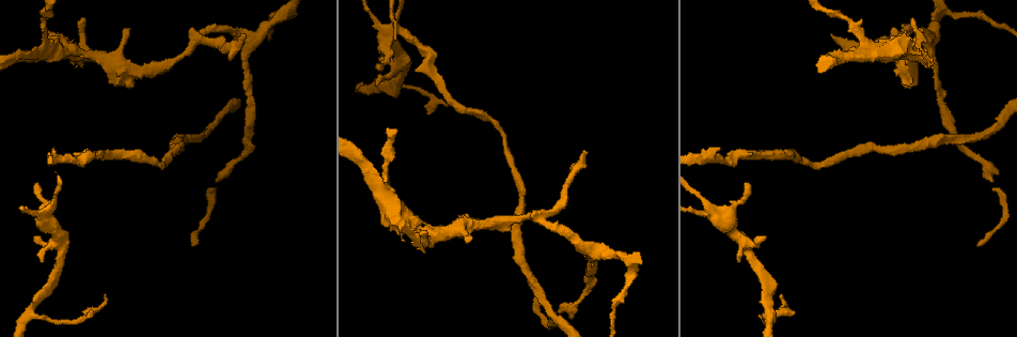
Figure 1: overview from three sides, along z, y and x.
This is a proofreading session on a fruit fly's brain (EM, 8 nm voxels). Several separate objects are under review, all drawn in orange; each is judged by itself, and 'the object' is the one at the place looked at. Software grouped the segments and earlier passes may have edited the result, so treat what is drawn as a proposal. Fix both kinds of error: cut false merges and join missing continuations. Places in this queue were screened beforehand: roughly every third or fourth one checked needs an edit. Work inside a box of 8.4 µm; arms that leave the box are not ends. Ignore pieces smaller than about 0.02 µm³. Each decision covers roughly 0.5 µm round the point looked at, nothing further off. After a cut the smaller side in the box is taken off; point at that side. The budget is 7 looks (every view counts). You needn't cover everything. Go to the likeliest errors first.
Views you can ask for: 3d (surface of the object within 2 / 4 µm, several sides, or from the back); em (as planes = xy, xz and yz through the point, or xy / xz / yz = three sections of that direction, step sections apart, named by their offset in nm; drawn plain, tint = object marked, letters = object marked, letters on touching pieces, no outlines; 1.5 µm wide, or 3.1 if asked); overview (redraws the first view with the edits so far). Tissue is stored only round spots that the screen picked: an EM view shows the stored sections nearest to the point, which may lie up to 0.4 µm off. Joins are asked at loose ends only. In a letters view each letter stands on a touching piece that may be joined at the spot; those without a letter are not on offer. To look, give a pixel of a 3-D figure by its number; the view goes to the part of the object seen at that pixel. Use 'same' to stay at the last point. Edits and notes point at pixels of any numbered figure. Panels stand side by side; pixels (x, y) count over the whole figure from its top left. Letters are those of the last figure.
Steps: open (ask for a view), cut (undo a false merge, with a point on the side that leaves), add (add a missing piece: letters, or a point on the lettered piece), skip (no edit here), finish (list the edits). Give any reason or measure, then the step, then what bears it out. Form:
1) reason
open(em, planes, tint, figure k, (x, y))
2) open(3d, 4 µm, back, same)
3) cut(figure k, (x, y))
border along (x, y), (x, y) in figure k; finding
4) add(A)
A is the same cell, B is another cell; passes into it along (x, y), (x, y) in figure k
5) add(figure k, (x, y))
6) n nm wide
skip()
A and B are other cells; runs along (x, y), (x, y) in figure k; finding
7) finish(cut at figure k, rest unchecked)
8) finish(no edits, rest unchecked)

branch stops here
open(em, 3.1 µm, xy, step 8, letters, figure 1, (584, 152))

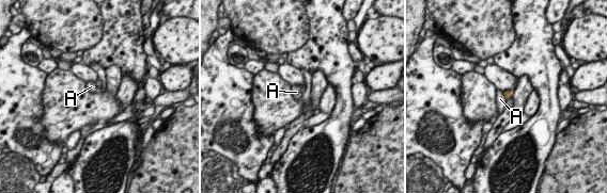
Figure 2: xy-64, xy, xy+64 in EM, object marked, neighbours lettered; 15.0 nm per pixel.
open(em, 3.1 µm, planes, letters, same)

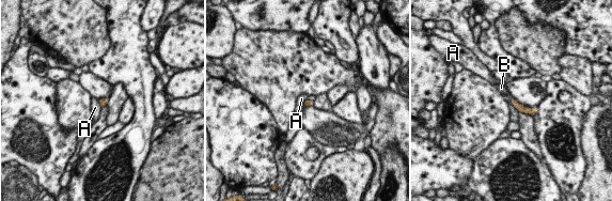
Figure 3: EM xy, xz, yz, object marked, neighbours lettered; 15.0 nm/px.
add(B)
B is the same cell, A is another cell; passes into it along (520, 108), (511, 98), (501, 88) in figure 3; the cell continues

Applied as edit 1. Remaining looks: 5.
open(overview)

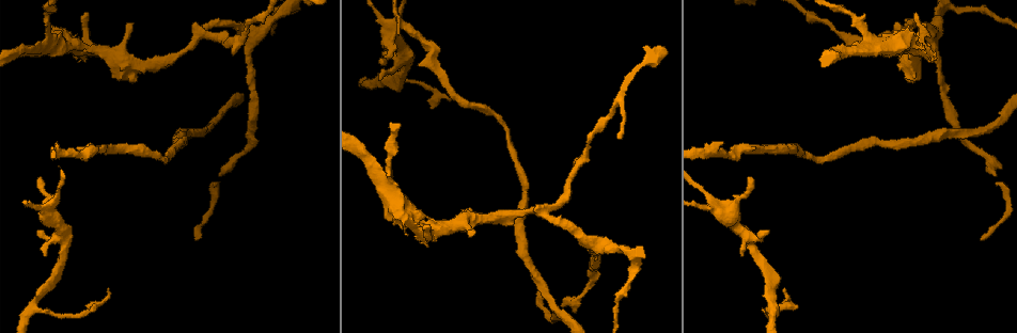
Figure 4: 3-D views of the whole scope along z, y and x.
thin neck
open(em, 3.1 µm, planes, letters, figure 4, (699, 153))

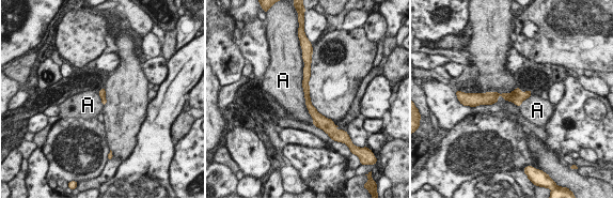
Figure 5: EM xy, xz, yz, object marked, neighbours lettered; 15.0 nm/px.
100 nm wide; A touches over 1000 nm
skip()
A is another cell; continuous, no second cell

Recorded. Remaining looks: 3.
thick turns thin
open(3d, 2 µm, figure 4, (163, 63))

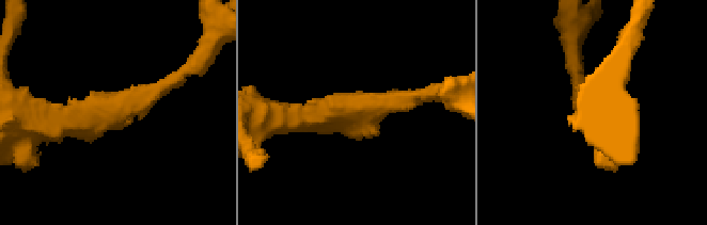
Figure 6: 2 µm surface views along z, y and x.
open(em, xz, step 4, letters, figure 6, (350, 110))

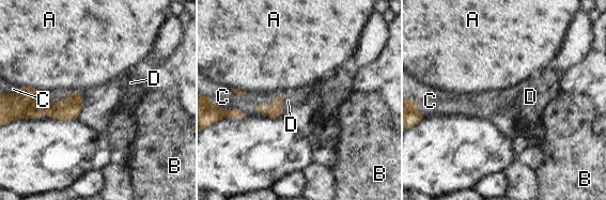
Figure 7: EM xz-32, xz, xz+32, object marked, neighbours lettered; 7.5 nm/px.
skip()
A, B, C and D are other cells; all the same cell

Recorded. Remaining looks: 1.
finish(add at figure 3, rest unchecked)

